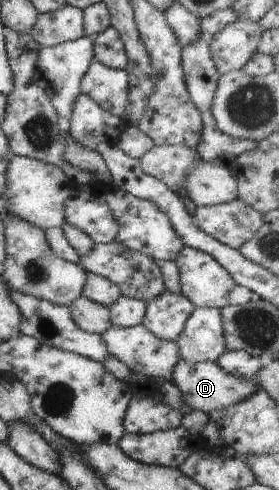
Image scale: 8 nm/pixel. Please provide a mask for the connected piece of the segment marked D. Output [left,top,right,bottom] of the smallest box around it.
[171,360,258,413]

